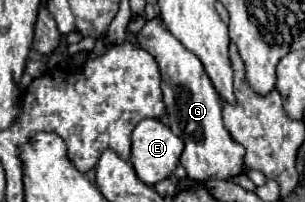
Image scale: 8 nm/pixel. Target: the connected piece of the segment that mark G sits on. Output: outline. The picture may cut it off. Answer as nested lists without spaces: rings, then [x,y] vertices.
[[[157,16],[137,32],[137,46],[149,50],[159,64],[161,70],[161,90],[163,102],[167,106],[169,128],[185,142],[185,150],[181,154],[181,164],[187,170],[187,176],[193,180],[219,178],[225,180],[229,176],[237,176],[243,168],[245,148],[231,138],[221,118],[221,102],[209,80],[201,60],[189,52],[163,24]]]

